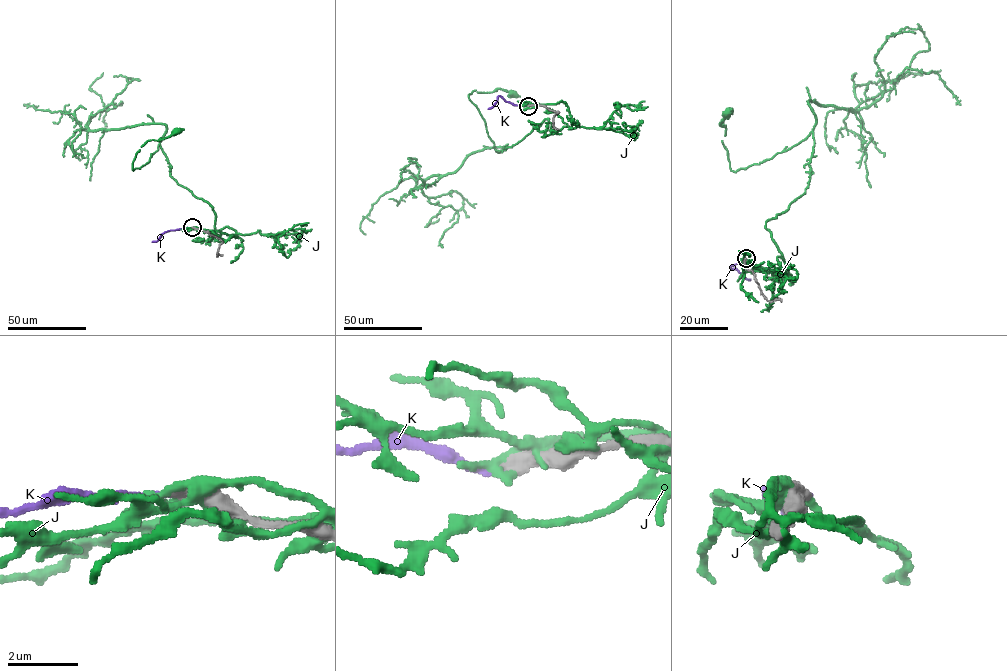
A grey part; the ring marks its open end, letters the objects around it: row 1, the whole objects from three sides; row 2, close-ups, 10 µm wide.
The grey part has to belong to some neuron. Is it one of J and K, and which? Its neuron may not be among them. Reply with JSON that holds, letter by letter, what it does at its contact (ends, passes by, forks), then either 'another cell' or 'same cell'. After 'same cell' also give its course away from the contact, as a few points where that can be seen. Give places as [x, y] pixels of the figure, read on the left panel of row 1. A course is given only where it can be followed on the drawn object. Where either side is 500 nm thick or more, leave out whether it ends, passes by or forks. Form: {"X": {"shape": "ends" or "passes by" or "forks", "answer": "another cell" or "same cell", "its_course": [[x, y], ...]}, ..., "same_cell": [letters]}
{"J": {"answer": "another cell"}, "K": {"shape": "ends", "answer": "same cell", "its_course": [[192, 227], [165, 231], [152, 242]]}, "same_cell": ["K"]}

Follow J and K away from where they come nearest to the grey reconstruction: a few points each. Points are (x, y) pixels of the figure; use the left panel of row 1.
J: (193, 227), (236, 236), (215, 229), (212, 206), (172, 177), (159, 144), (132, 170), (141, 146), (177, 131)
K: (192, 227), (165, 231), (152, 242)

